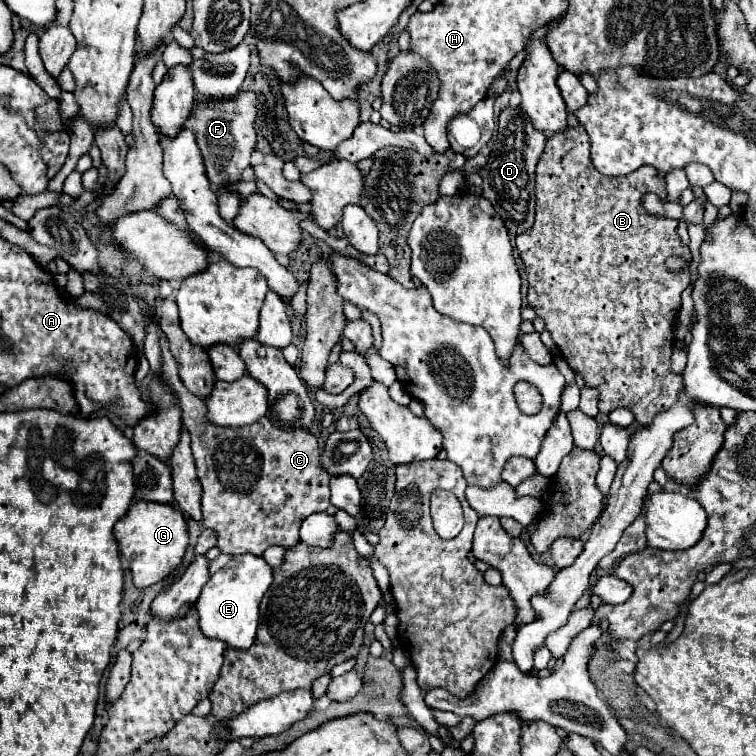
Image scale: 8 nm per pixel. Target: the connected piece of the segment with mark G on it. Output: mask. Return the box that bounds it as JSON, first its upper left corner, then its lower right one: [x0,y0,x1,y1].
[115,500,189,588]

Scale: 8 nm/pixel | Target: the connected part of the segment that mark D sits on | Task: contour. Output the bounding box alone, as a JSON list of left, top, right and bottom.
[481,106,547,236]

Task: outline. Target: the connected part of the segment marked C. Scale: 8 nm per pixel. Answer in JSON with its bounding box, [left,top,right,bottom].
[161,336,329,556]

